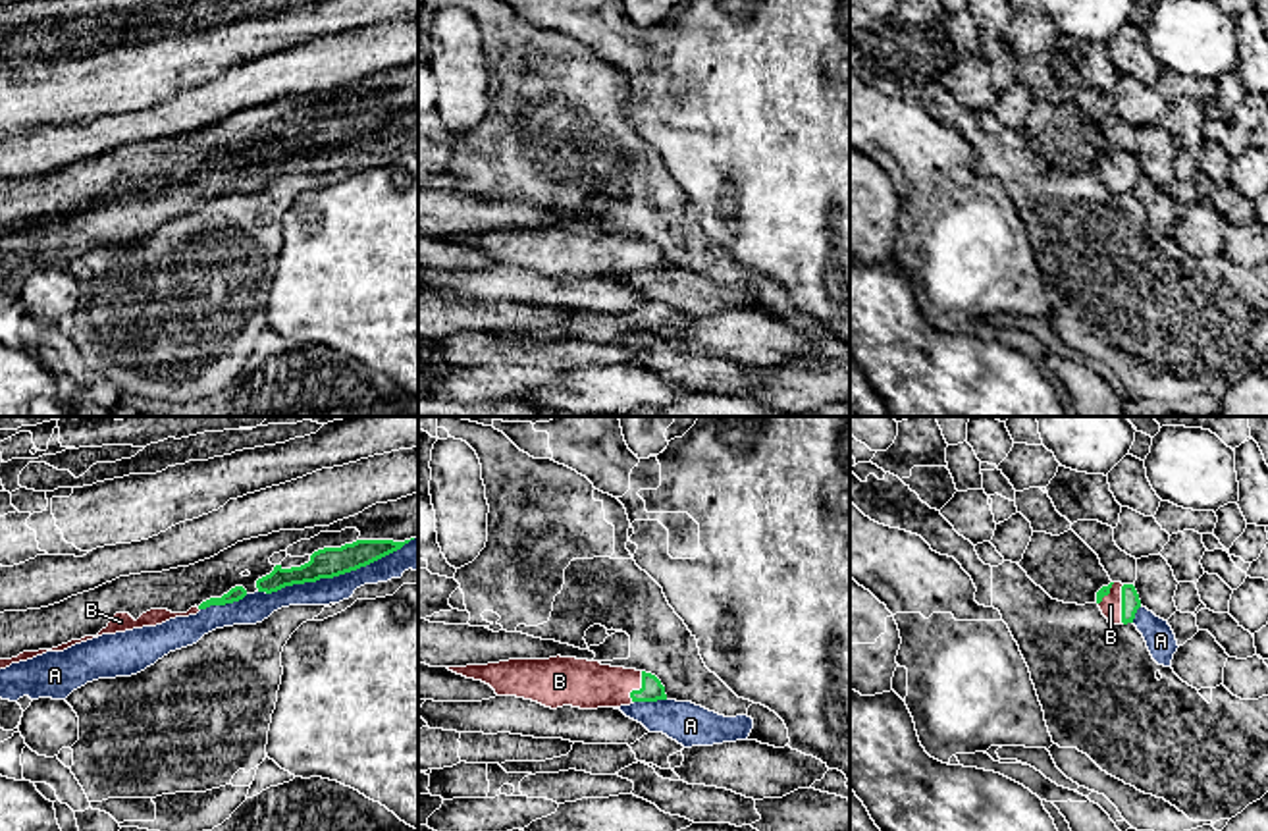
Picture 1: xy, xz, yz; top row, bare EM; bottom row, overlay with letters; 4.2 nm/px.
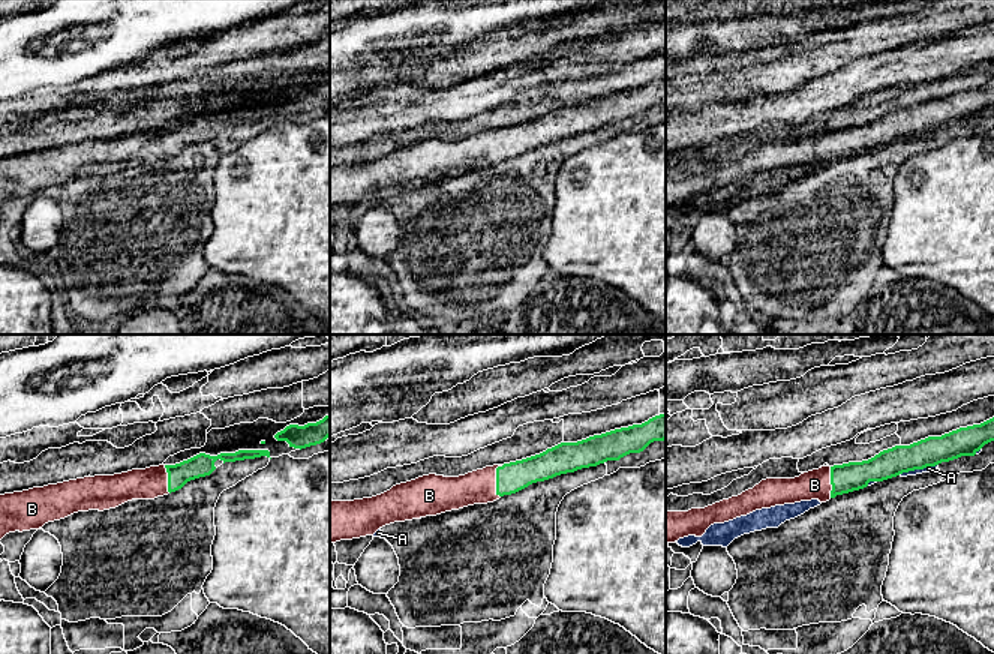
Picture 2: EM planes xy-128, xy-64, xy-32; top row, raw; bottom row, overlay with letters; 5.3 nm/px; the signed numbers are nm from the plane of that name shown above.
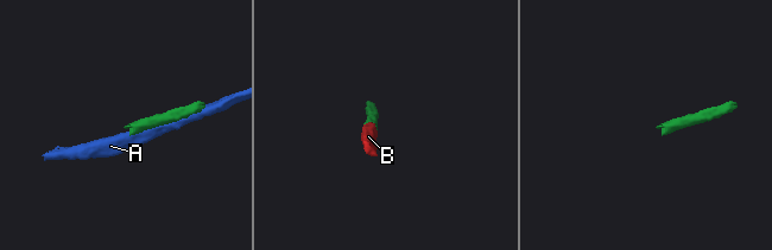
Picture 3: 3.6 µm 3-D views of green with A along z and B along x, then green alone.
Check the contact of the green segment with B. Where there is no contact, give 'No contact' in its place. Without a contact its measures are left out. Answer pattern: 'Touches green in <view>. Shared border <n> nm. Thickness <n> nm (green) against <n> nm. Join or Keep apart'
Touches green in yz. Shared border 170 nm. Thickness 80 nm (green) against 90 nm. Join

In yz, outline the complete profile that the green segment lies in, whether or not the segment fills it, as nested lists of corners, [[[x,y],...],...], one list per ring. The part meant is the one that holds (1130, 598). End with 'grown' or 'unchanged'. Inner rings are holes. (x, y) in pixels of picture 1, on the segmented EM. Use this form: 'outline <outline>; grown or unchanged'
outline [[[1110,582],[1096,592],[1096,603],[1110,625],[1133,623],[1141,607],[1139,594],[1133,584]]]; grown

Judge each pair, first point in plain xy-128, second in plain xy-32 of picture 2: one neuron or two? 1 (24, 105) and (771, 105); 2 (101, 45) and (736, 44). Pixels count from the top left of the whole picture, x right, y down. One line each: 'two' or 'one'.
1: one
2: one

